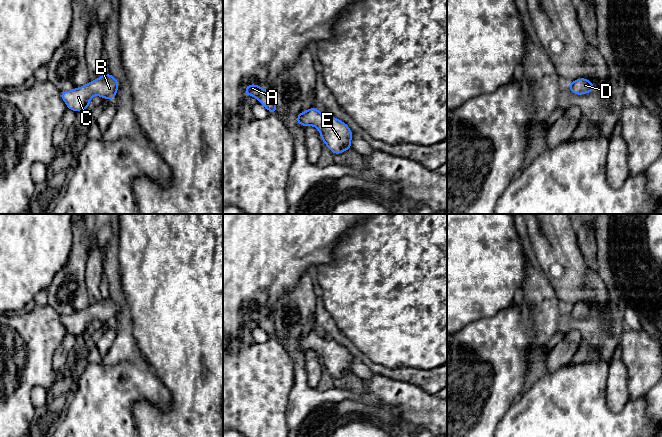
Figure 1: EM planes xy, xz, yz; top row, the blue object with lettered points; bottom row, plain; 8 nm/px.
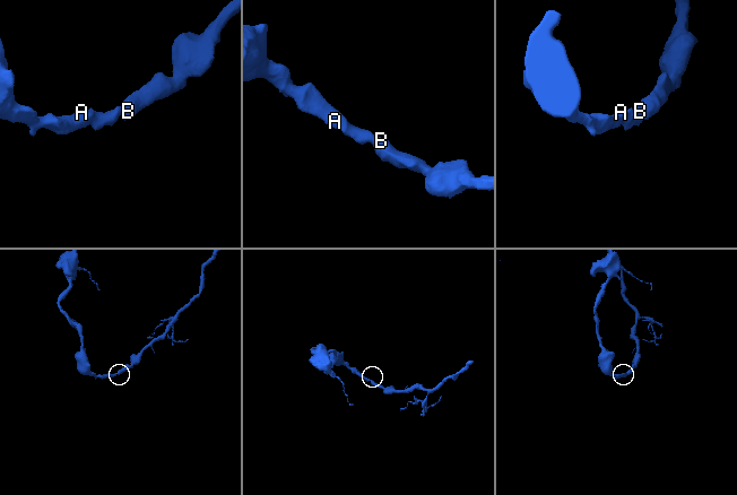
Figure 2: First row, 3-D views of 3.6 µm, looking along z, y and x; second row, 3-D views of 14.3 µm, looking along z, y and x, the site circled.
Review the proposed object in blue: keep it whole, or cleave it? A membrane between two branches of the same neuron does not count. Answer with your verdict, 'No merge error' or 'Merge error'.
No merge error

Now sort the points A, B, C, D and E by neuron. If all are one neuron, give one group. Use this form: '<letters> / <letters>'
A B C D E

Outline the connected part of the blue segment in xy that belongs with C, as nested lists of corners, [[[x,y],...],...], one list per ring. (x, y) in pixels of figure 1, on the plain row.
[[[110,297],[102,298],[95,305],[89,305],[86,309],[71,315],[61,315],[61,322],[66,327],[68,334],[81,336],[89,332],[90,324],[94,319],[108,324],[114,323],[119,307]]]

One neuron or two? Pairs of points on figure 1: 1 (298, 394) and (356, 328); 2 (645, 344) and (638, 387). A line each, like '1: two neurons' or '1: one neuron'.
1: two neurons
2: one neuron

